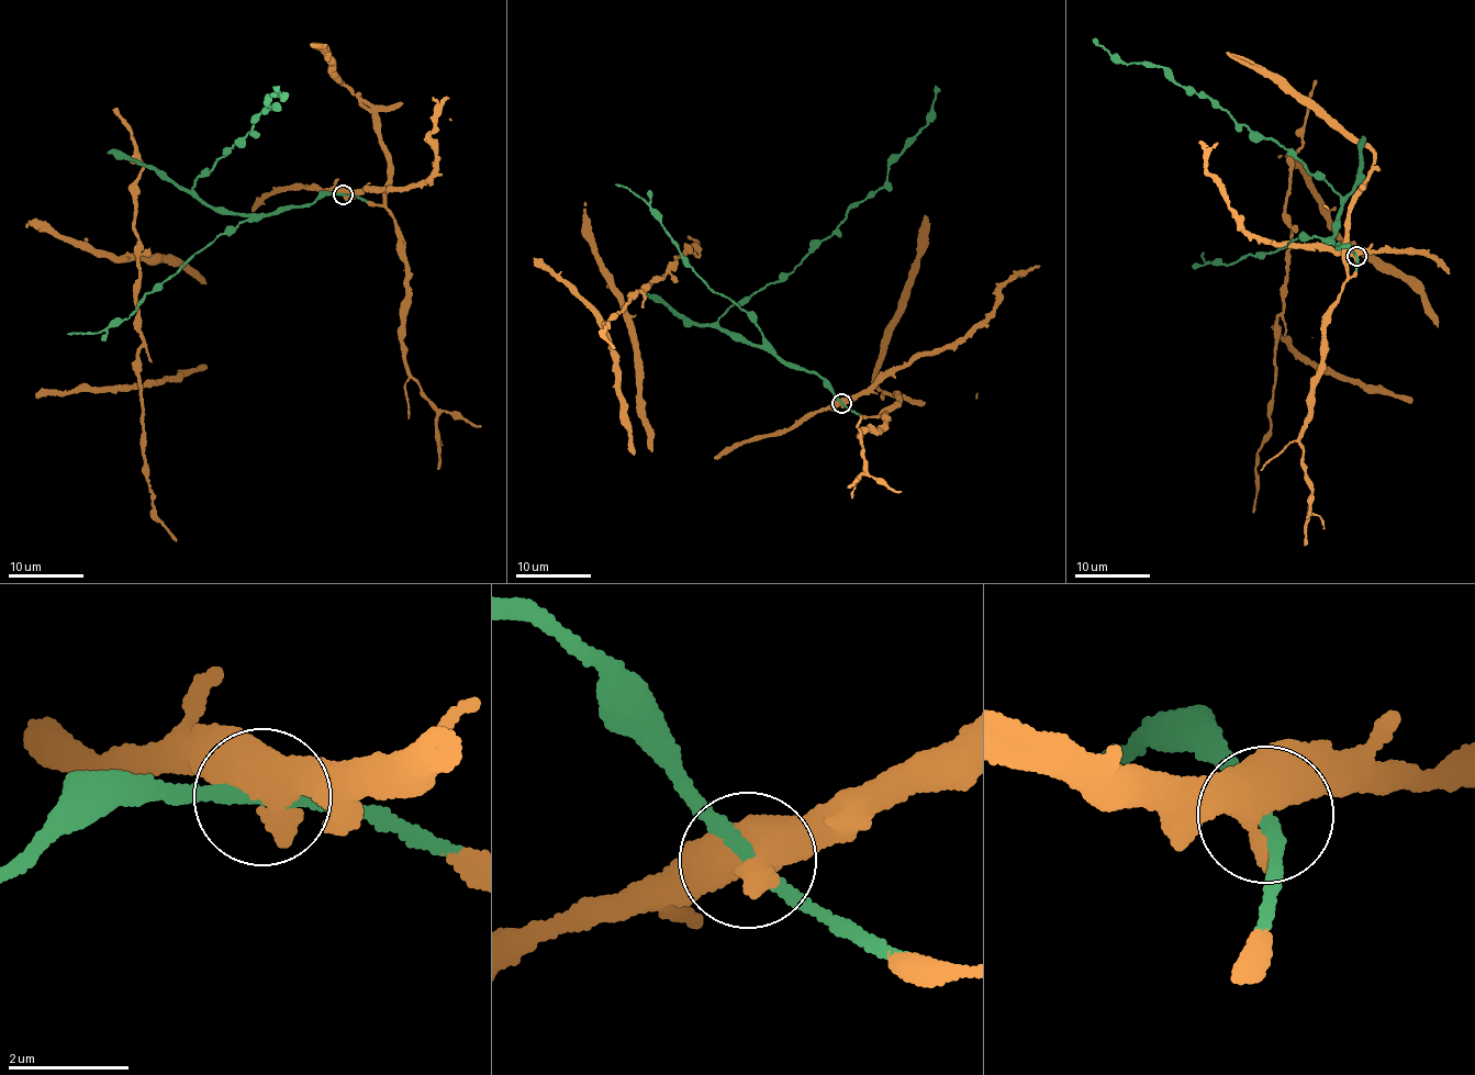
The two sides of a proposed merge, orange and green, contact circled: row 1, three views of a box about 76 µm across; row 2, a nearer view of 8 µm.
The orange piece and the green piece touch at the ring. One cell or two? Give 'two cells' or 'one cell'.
one cell

